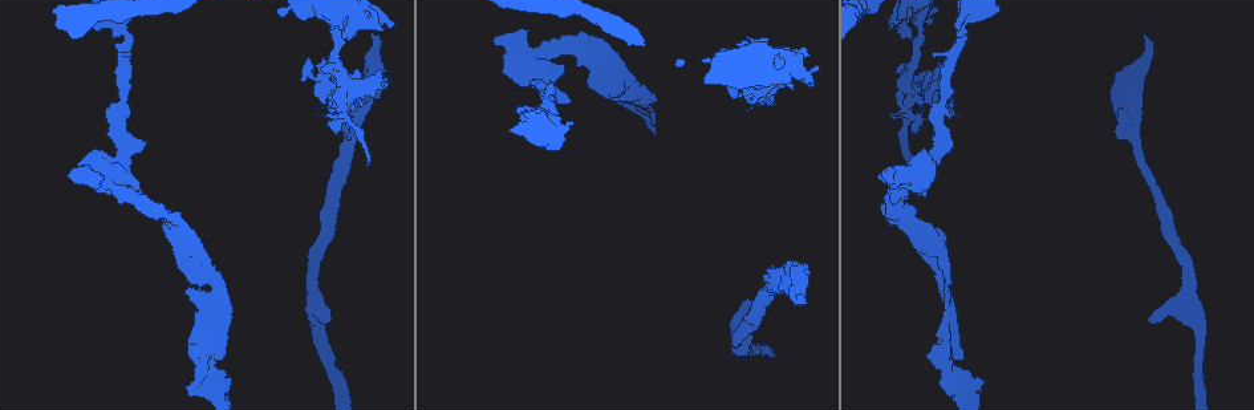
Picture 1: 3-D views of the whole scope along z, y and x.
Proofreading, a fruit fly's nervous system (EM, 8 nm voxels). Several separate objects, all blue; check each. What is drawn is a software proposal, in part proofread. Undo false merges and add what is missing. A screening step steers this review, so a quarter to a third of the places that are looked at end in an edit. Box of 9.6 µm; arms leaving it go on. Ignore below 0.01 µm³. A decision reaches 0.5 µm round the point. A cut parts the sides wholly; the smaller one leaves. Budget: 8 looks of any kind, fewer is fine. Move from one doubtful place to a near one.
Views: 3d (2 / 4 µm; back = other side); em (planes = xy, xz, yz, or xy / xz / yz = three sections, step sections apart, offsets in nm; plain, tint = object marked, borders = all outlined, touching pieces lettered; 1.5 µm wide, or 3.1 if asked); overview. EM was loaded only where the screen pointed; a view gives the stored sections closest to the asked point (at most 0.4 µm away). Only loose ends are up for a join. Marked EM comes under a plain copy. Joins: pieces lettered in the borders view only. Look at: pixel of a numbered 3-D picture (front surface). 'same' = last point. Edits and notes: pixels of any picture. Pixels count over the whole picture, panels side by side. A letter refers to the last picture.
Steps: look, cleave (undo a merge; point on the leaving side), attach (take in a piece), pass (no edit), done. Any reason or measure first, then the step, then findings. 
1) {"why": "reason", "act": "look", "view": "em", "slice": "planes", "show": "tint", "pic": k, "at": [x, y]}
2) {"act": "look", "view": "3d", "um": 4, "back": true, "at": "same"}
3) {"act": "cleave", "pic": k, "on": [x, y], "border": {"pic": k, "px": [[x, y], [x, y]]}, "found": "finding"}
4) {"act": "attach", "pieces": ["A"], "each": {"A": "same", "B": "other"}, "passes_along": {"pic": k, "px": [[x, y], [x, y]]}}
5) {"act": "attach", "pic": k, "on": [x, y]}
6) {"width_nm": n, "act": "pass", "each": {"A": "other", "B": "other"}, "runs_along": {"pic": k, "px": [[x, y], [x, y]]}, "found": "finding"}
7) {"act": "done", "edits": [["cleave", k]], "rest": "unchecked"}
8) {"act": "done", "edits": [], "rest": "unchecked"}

{"act": "look", "view": "em", "um": 3.1, "slice": "planes", "show": "borders", "pic": 1, "at": [897, 212]}

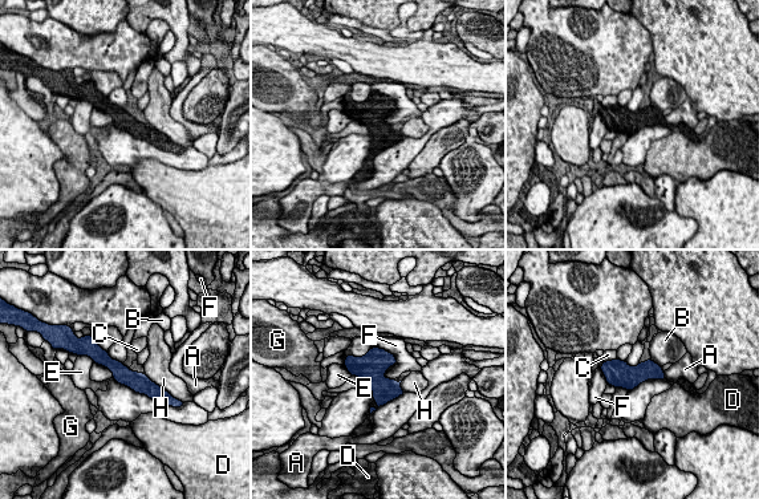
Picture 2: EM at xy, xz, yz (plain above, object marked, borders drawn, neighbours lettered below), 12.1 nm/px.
{"width_nm": 220, "longest_contact_nm": ["A", 500], "act": "pass", "each": {"A": "other", "B": "other", "C": "other", "D": "other", "E": "other", "F": "other", "G": "other", "H": "other"}, "found": "one neuron here"}

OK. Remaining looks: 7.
{"why": "an open end", "act": "look", "view": "3d", "um": 2, "back": true, "pic": 1, "at": [113, 125]}

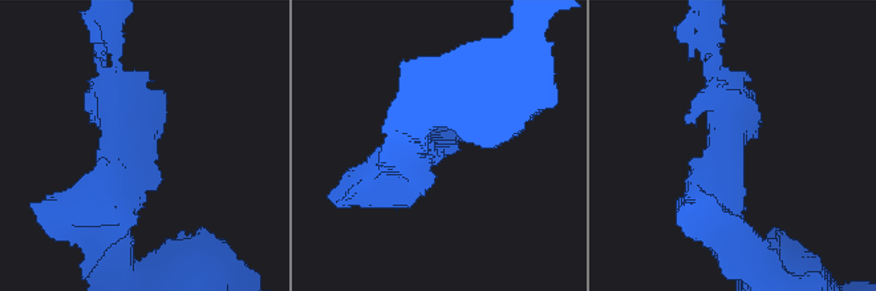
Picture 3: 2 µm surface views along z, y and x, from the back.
{"arm_widths_nm": [180, 260], "act": "look", "view": "em", "slice": "planes", "show": "borders", "pic": 3, "at": [757, 138]}

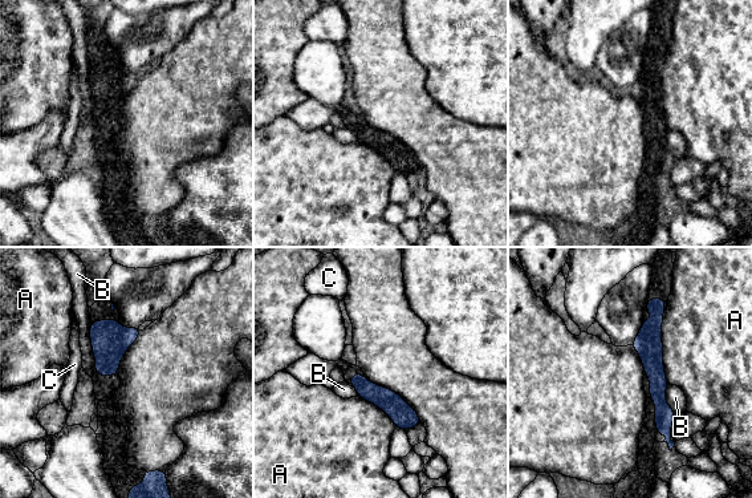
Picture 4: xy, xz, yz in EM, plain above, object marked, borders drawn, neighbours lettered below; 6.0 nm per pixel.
{"longest_contact_nm": ["A", 500], "act": "pass", "each": {"A": "other", "B": "other", "C": "other"}, "border": {"pic": 4, "px": [[89, 324], [90, 347], [96, 368]]}, "found": "no lettered piece goes on from it"}

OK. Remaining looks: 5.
{"why": "tapers out", "act": "look", "view": "3d", "um": 2, "pic": 1, "at": [324, 60]}

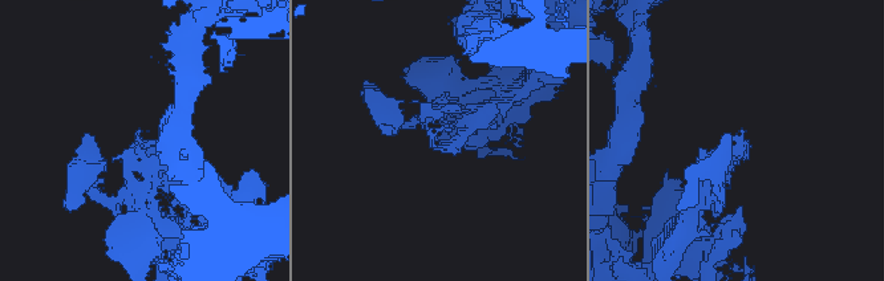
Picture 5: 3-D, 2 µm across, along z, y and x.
{"why": "need the tissue", "act": "look", "view": "em", "slice": "planes", "show": "borders", "pic": 5, "at": [139, 131]}

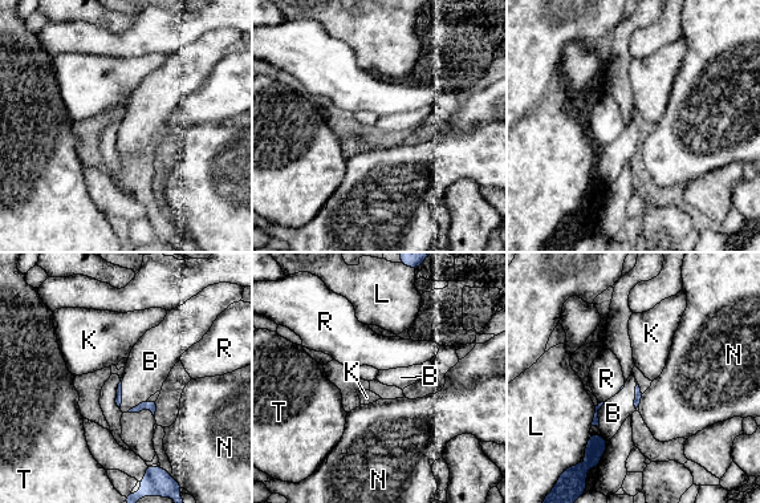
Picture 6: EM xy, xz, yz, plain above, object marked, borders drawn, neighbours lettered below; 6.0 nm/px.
{"act": "pass", "each": {"B": "other", "K": "other", "L": "other", "N": "other", "R": "other", "T": "other"}, "border": {"pic": 6, "px": [[122, 377], [122, 402], [120, 408]]}, "found": "no lettered piece goes on from it"}

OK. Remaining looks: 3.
{"act": "done", "edits": [], "rest": "unchecked"}

